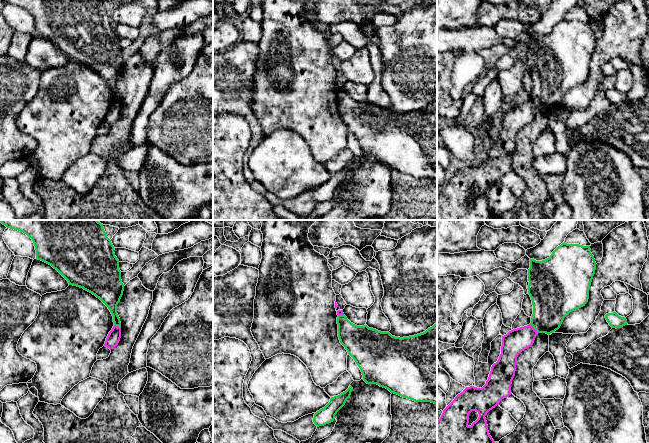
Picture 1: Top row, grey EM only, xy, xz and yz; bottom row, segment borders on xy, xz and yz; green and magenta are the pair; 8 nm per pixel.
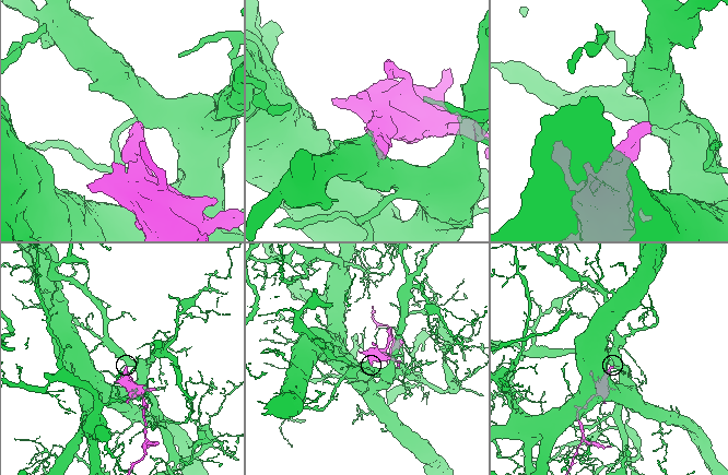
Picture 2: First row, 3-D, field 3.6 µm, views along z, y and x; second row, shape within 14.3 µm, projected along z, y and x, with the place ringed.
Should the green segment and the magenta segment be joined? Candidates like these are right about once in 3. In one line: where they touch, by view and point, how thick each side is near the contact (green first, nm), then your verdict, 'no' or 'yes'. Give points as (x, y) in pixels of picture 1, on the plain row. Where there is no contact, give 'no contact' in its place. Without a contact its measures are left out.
meets green in yz at (534, 104); 300 nm thick on the green side, 190 nm on the other; no

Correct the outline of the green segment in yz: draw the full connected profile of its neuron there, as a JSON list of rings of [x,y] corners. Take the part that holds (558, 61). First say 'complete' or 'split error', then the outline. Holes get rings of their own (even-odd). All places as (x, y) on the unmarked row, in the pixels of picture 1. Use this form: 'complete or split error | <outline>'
complete | [[[562,19],[550,31],[549,34],[536,37],[530,35],[530,44],[528,45],[528,70],[531,73],[533,81],[533,90],[531,101],[538,109],[551,110],[558,106],[564,94],[572,87],[579,85],[588,78],[589,65],[595,50],[596,38],[591,29],[590,22],[579,20]]]

